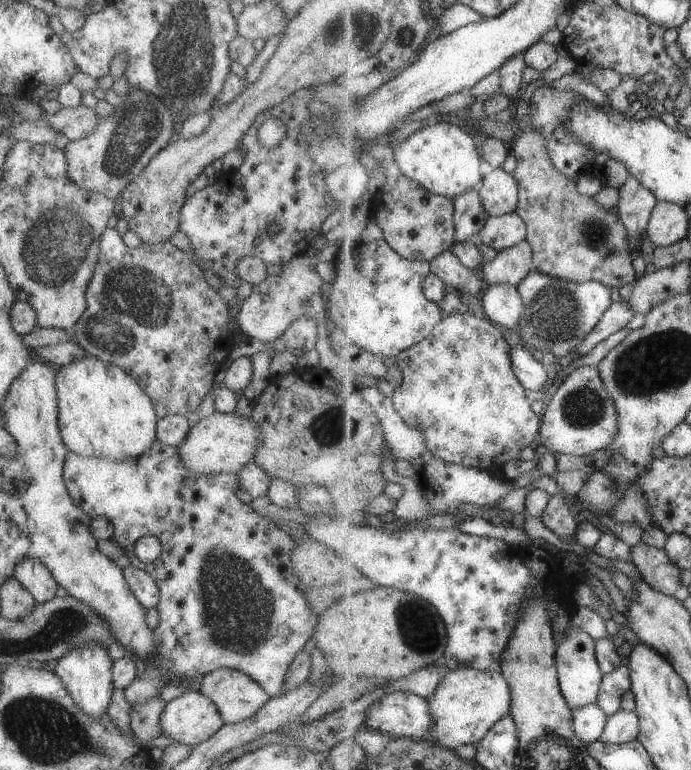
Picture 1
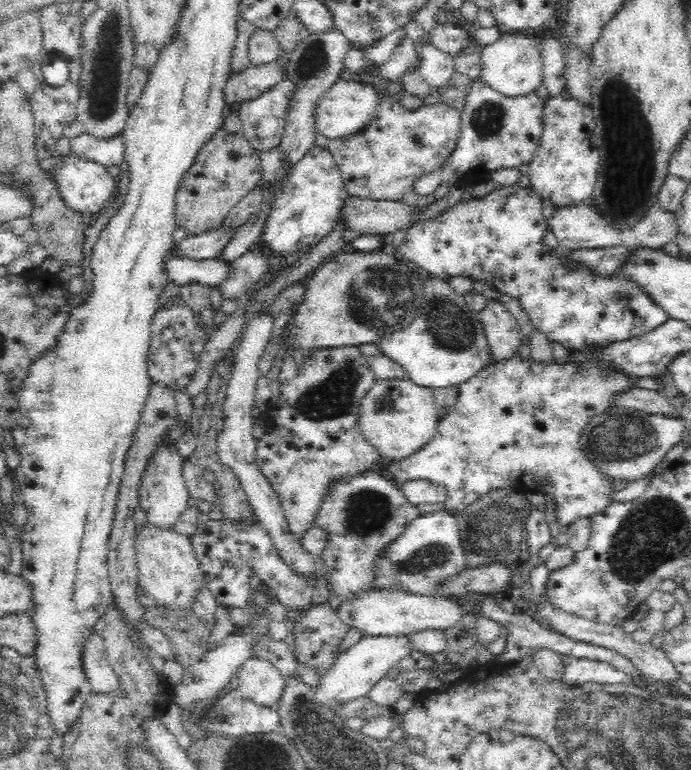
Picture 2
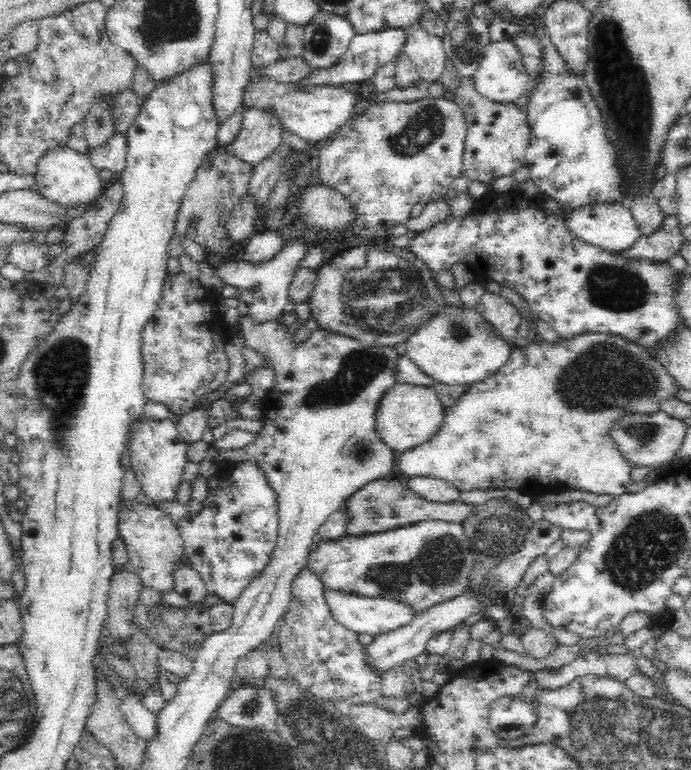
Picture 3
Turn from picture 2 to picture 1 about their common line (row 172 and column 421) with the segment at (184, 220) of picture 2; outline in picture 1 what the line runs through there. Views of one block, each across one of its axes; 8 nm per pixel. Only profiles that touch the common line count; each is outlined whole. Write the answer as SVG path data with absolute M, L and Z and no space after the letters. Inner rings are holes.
M388 141L368 146L365 151L385 162L385 176L374 191L369 202L375 207L374 233L380 235L400 256L413 261L431 261L443 252L449 251L455 244L456 227L454 222L454 199L429 193L421 184L400 173L394 158L394 147Z

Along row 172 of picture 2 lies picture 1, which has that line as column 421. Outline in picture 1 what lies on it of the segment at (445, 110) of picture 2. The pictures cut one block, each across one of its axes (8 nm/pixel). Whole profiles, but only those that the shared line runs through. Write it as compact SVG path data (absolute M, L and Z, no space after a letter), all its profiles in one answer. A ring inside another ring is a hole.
M465 313L449 315L440 324L435 326L434 332L430 336L427 336L427 338L421 340L418 344L411 346L407 351L401 352L398 355L397 366L404 375L404 378L403 384L401 384L399 389L390 391L395 409L409 427L420 427L424 431L426 447L437 459L442 459L445 463L456 463L457 465L474 467L483 471L500 474L500 470L505 464L521 459L522 452L533 444L533 440L535 440L537 434L540 435L542 414L535 414L535 410L531 408L531 402L525 396L526 389L514 372L511 351L512 348L509 346L509 342L505 340L503 332L491 320L477 318L477 316L473 316L471 313Z

